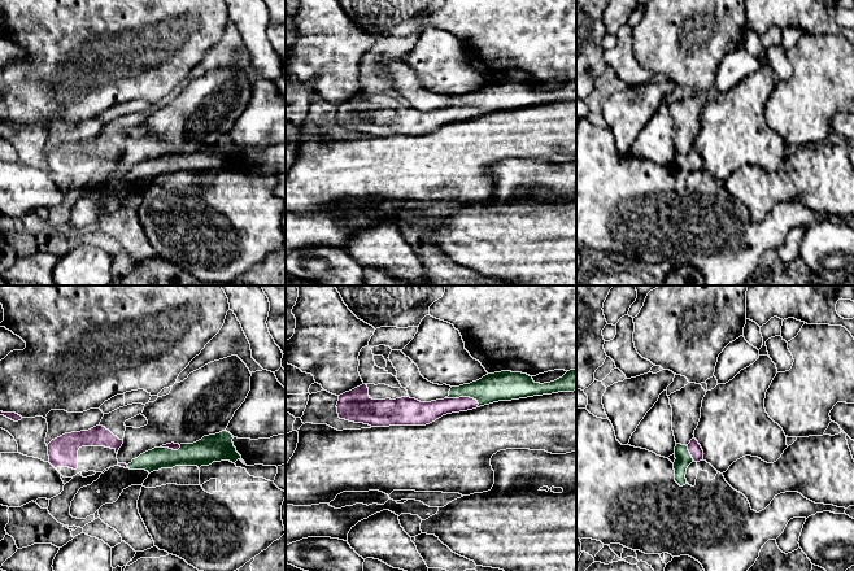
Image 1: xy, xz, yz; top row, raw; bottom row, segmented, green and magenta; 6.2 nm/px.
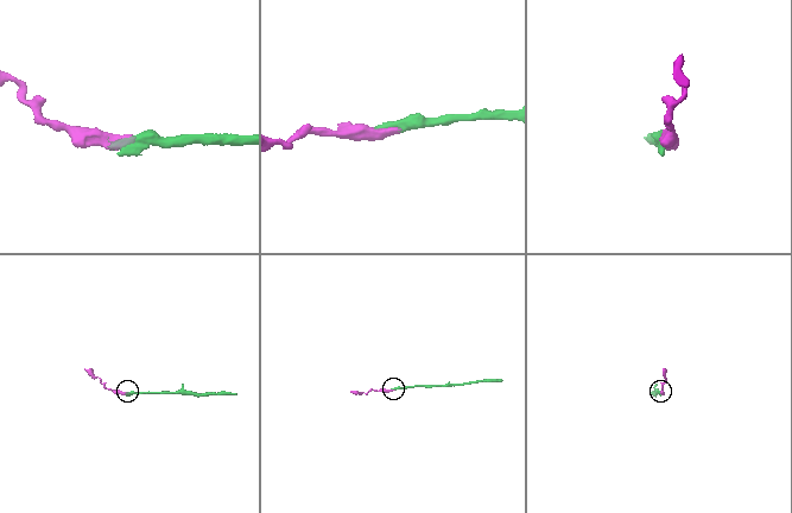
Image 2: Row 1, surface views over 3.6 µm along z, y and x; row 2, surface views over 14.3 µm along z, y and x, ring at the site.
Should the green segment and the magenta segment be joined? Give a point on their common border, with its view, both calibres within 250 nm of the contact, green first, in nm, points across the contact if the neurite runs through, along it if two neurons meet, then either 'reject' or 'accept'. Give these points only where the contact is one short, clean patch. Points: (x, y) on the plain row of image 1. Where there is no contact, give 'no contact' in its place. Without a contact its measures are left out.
xz (462, 105) | 180/140 nm | across xz (496, 96), (471, 105), (462, 105), (447, 116), (426, 122) | accept

